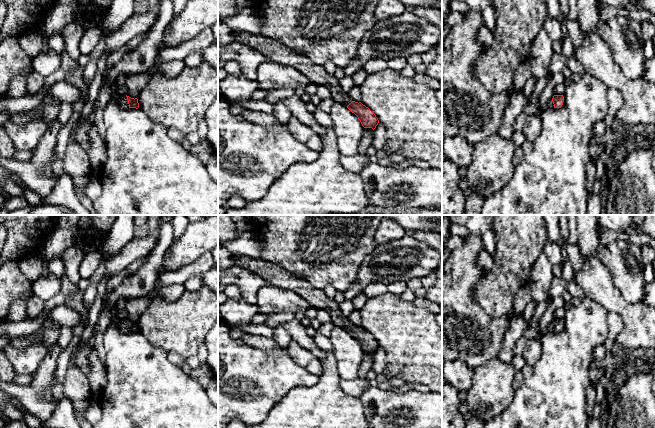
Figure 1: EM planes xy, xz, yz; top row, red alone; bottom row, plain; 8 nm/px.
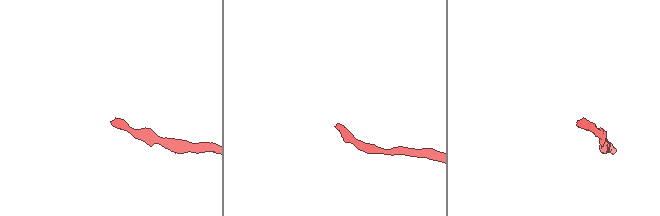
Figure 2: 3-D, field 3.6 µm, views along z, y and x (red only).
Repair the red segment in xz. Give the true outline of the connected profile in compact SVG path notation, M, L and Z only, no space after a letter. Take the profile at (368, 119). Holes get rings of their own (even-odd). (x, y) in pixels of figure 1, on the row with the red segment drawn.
M234 31L234 33L237 42L261 53L268 60L281 65L292 66L314 83L326 86L332 94L331 98L335 102L344 104L354 113L364 128L372 128L374 130L378 125L379 120L376 115L361 102L353 101L341 89L339 80L334 75L330 75L323 66L316 65L308 57L294 52L278 40L261 35L252 35L247 32Z

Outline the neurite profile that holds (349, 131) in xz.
M334 102L329 116L341 155L358 155L359 144L364 134L364 127L358 117L339 102Z

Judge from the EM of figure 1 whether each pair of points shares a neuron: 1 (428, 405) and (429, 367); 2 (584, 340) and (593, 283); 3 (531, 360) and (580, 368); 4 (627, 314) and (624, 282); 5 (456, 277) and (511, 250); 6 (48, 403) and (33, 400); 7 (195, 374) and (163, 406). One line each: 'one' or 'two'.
1: two
2: two
3: two
4: two
5: two
6: one
7: two

